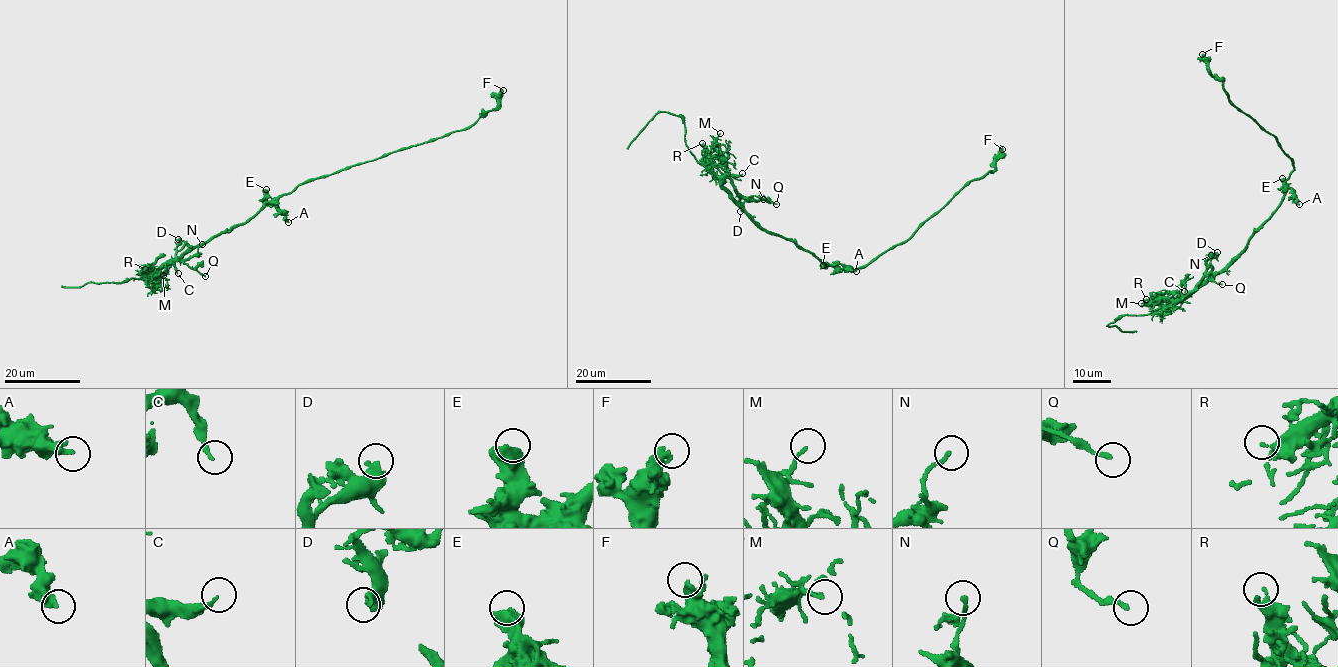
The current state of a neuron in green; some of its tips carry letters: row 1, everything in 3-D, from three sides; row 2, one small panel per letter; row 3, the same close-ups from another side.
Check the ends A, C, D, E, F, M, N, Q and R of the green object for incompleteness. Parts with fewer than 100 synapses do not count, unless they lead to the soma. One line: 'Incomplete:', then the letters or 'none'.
Incomplete: none

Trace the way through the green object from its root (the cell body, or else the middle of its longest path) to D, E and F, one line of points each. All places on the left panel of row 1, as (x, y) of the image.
D: (252, 216), (171, 259), (156, 273), (160, 276), (175, 258), (178, 239)
E: (252, 216), (263, 205), (266, 189)
F: (252, 216), (268, 204), (316, 178), (468, 129), (496, 106), (497, 95), (503, 90)

